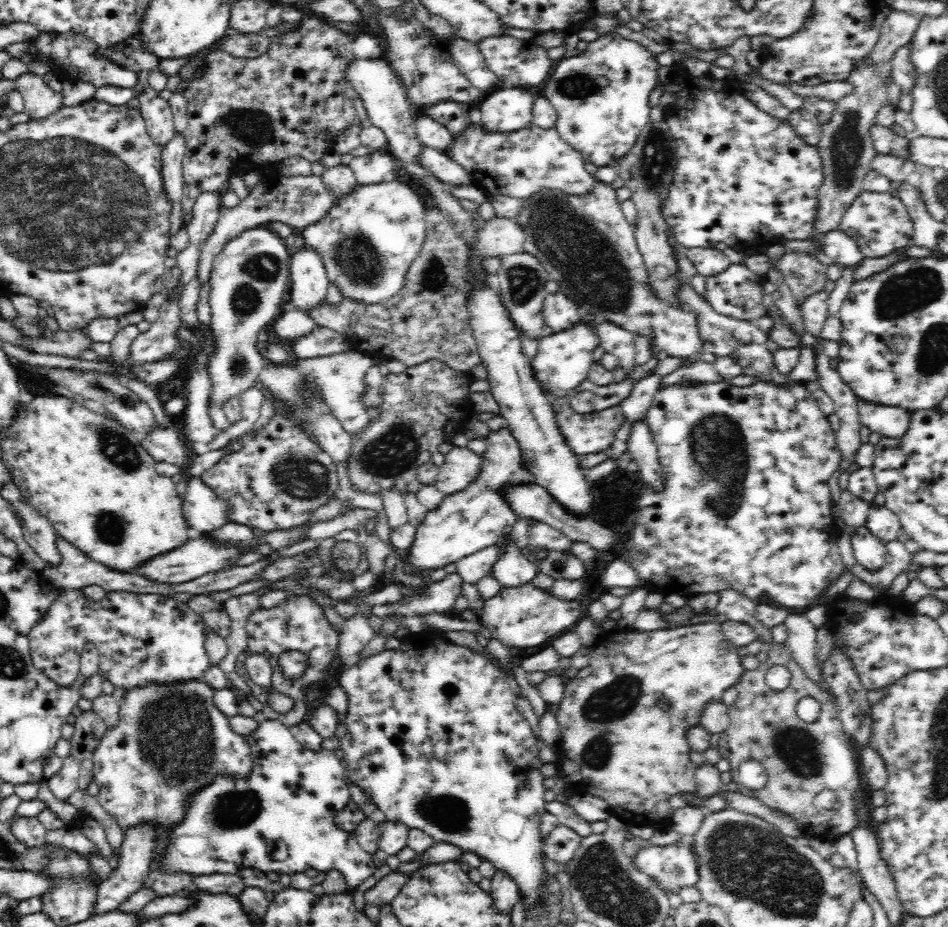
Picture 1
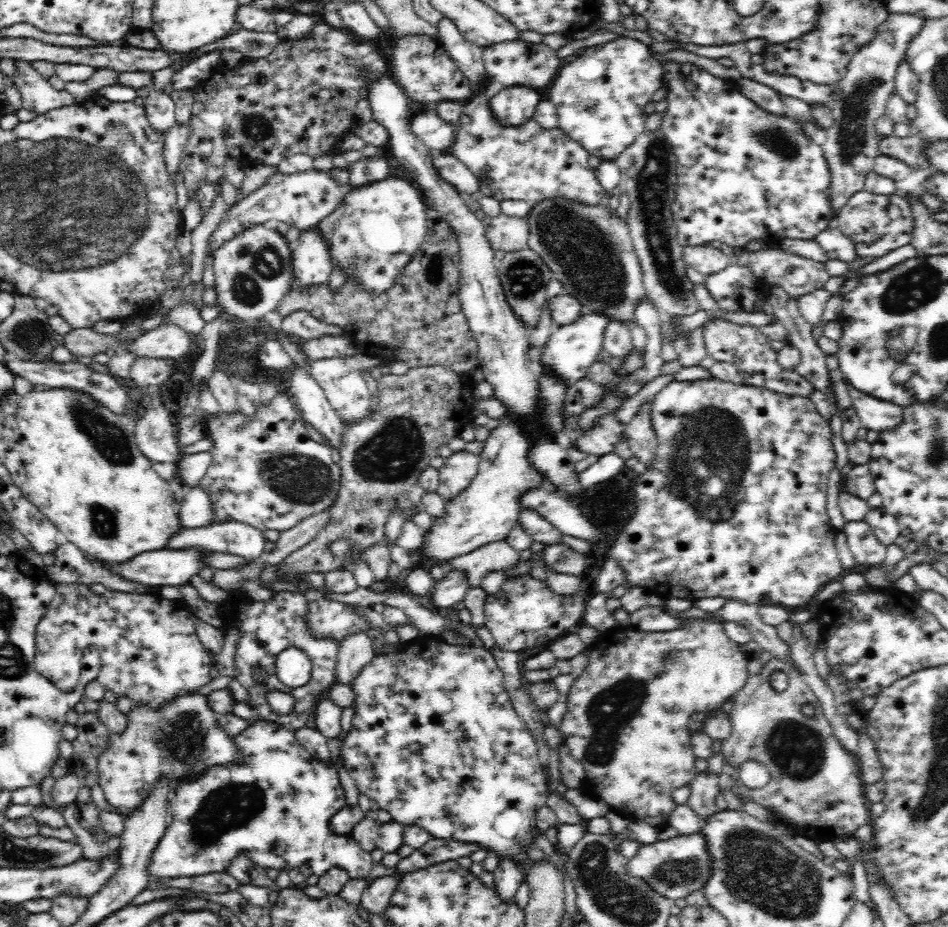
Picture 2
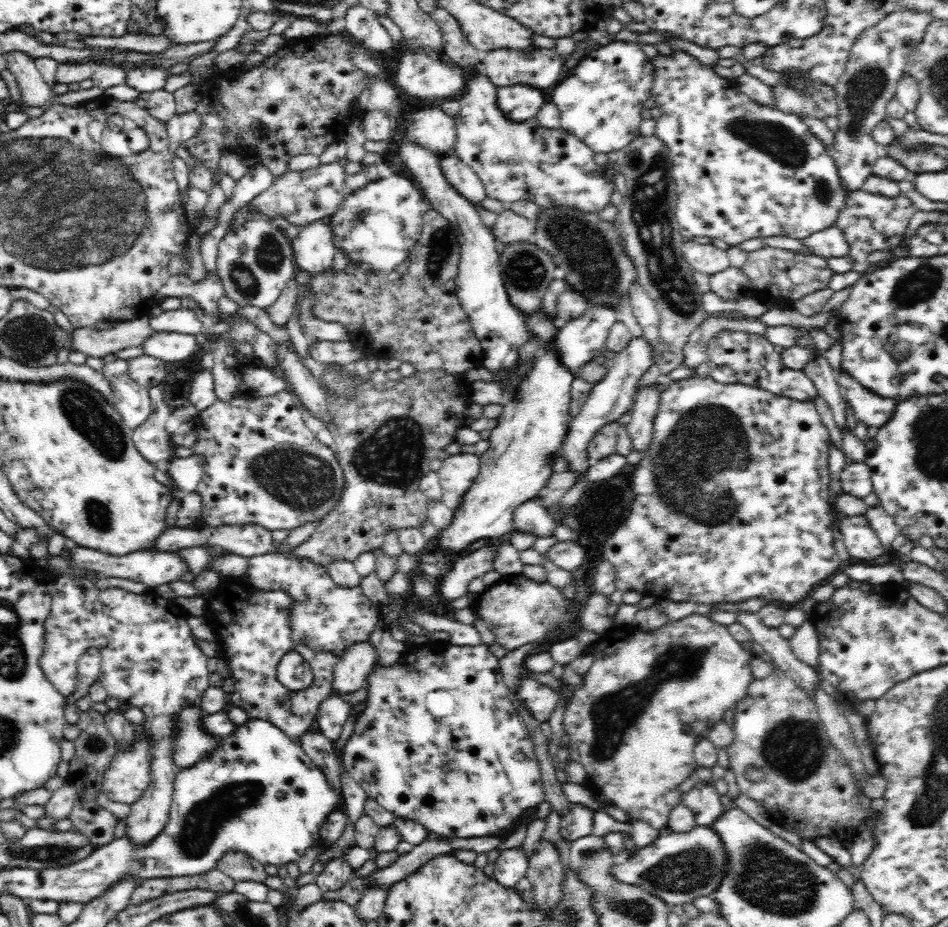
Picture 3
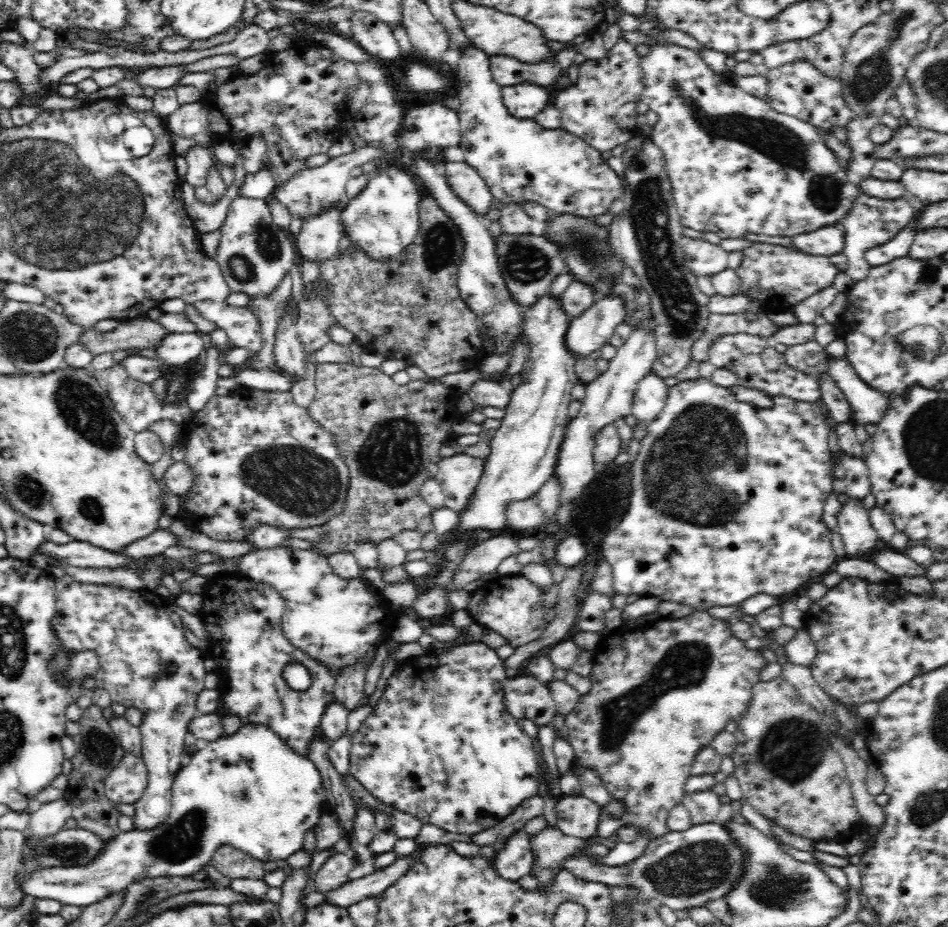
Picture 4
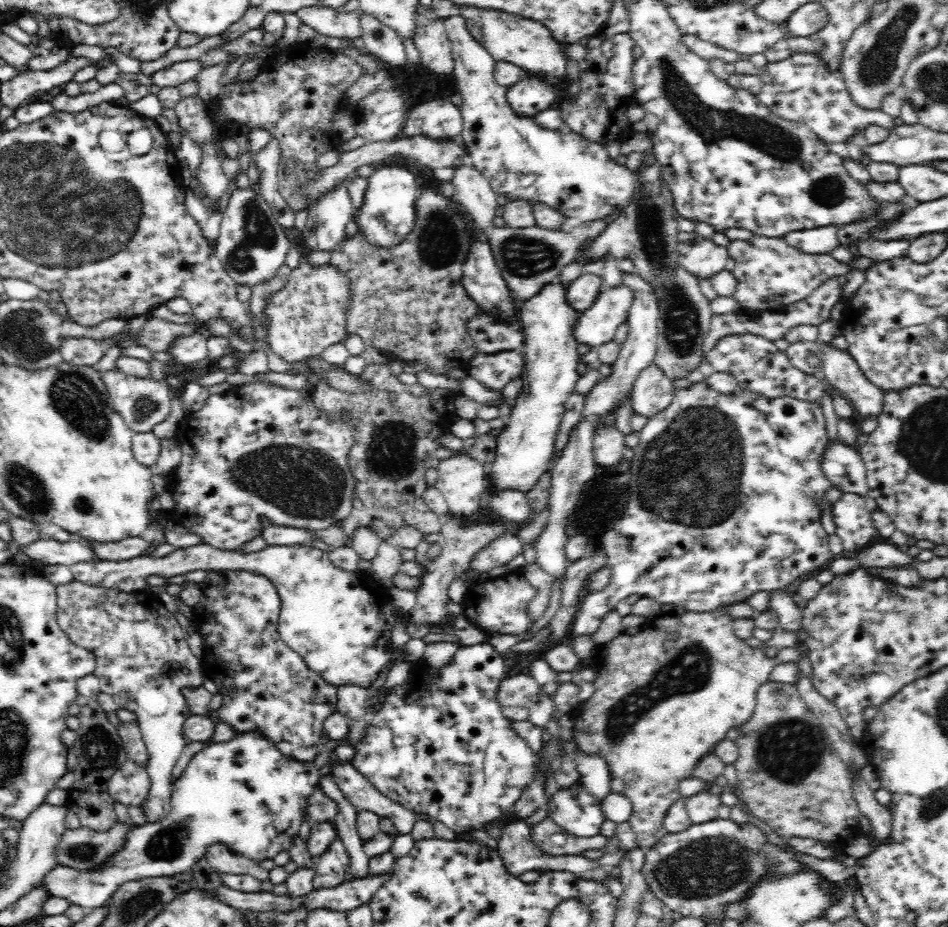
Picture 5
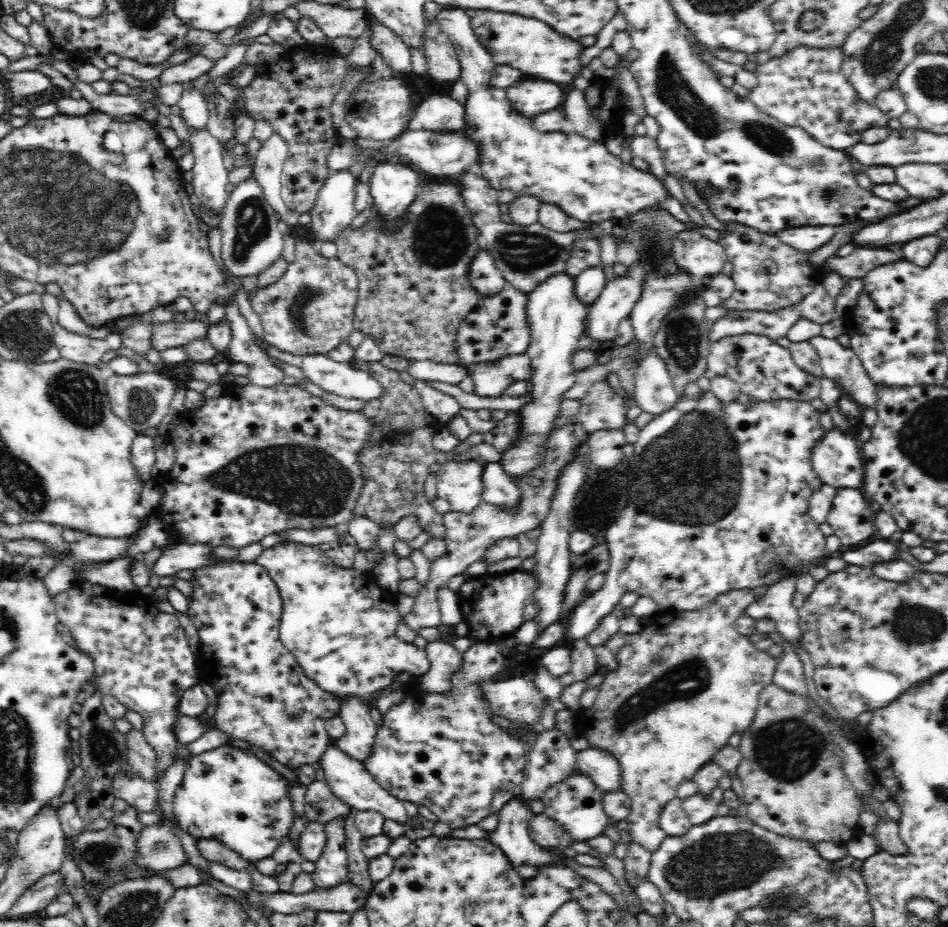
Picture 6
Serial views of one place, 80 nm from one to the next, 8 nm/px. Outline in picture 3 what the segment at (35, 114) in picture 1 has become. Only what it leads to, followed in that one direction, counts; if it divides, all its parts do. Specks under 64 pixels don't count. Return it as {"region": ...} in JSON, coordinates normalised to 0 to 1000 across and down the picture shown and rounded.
{"region":[[[19,55],[9,56],[5,58],[5,61],[7,74],[16,82],[22,101],[21,109],[25,114],[53,117],[57,113],[66,112],[80,115],[89,109],[97,108],[97,106],[109,101],[109,97],[103,94],[71,98],[66,102],[59,101],[55,98],[55,94],[44,85],[34,61]]]}

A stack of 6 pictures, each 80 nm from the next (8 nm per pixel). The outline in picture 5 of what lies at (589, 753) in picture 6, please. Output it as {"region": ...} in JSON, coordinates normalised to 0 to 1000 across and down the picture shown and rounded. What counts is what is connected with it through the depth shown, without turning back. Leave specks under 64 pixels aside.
{"region":[[[607,811],[611,844],[624,860],[634,864],[643,854],[643,830],[641,823],[633,816]]]}

